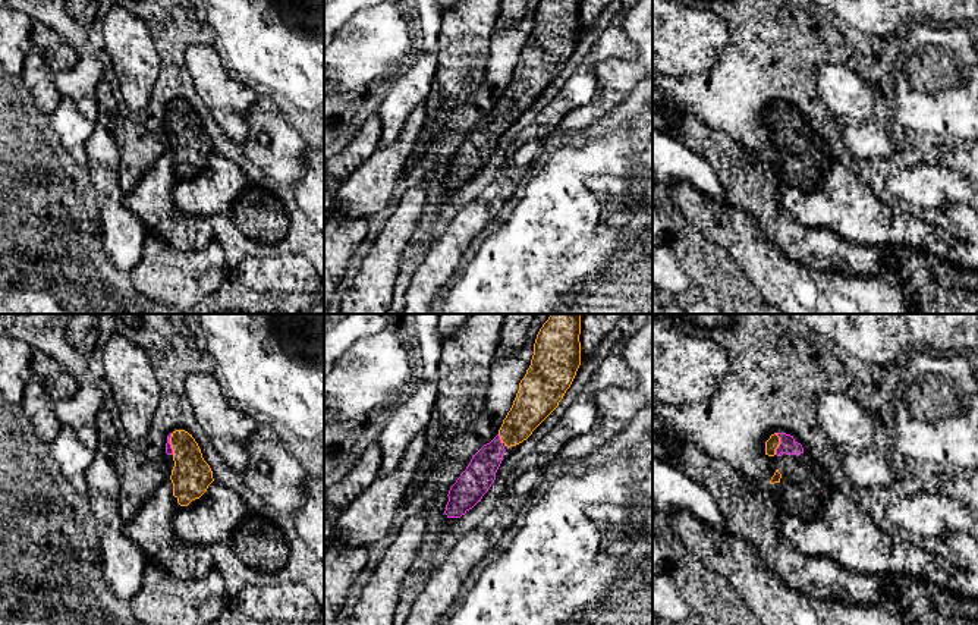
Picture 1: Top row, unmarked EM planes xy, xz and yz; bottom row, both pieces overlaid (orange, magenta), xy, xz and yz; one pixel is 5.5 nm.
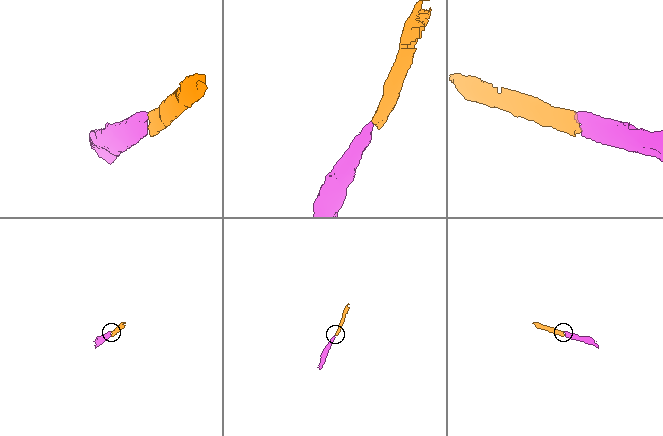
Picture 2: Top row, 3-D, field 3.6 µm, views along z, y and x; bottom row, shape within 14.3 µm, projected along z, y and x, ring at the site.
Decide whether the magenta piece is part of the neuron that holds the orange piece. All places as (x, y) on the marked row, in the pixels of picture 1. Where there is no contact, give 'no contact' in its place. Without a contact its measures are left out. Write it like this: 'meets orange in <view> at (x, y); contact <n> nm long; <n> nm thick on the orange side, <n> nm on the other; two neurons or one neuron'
meets orange in yz at (779, 443); contact 120 nm long; 70 nm thick on the orange side, 90 nm on the other; one neuron

